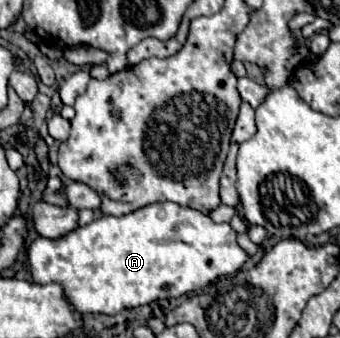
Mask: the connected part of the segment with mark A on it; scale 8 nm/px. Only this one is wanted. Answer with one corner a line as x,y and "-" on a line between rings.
153,203
123,217
103,215
85,227
77,227
61,239
35,239
27,251
35,283
61,283
67,301
77,313
115,315
157,299
177,299
191,291
205,289
221,275
235,275
247,261
237,243
237,231
229,223
215,223
209,215
177,203

